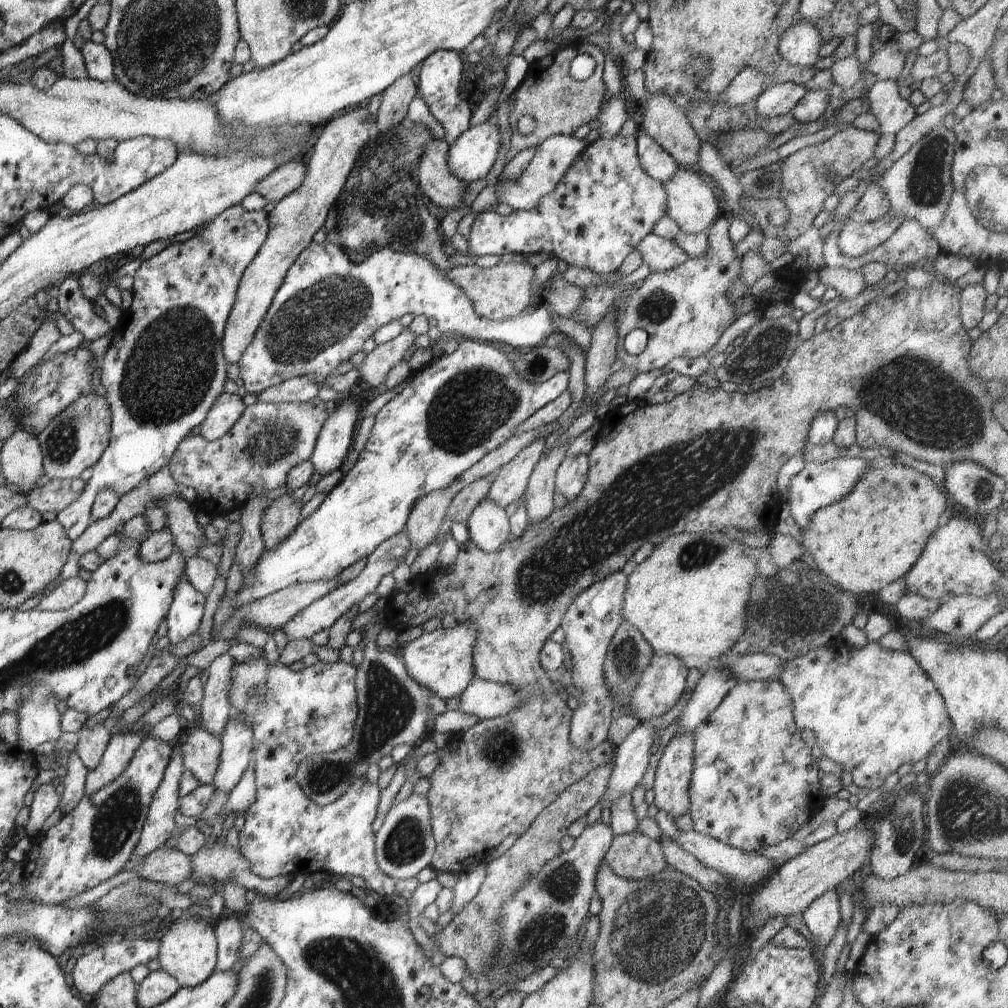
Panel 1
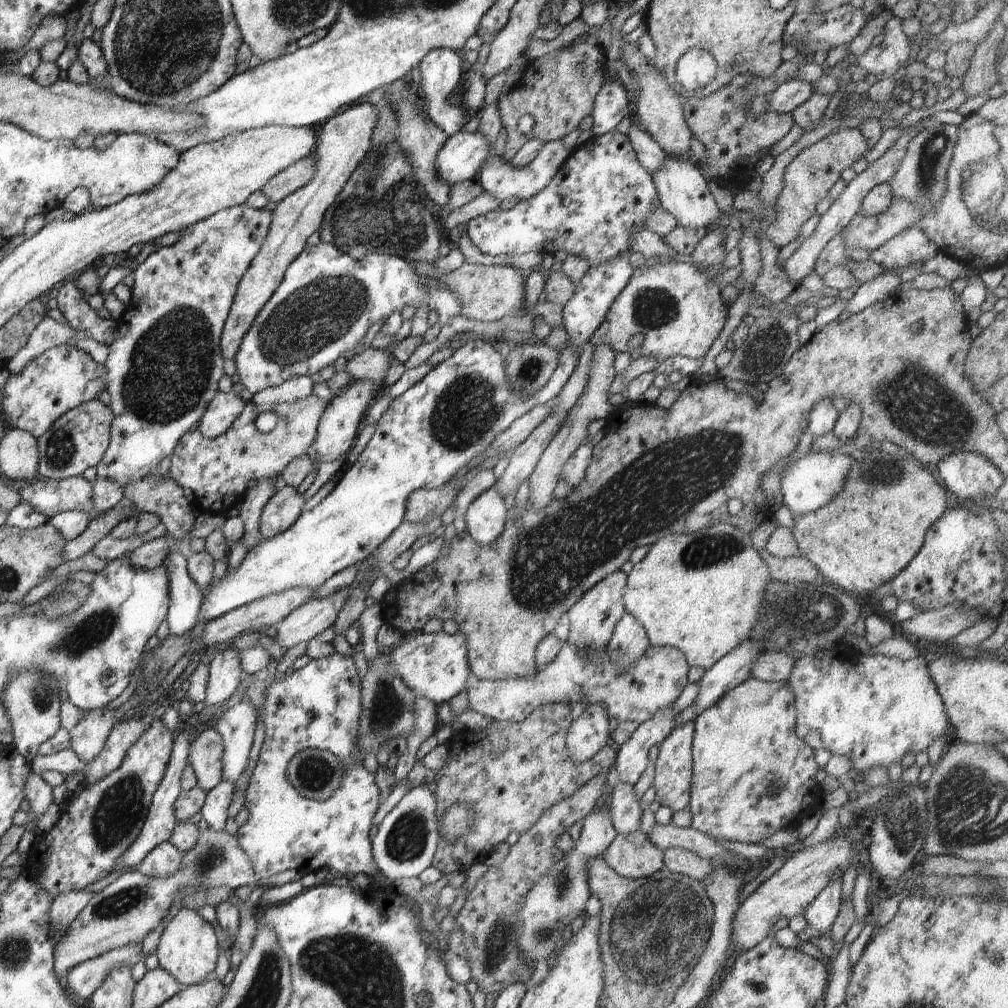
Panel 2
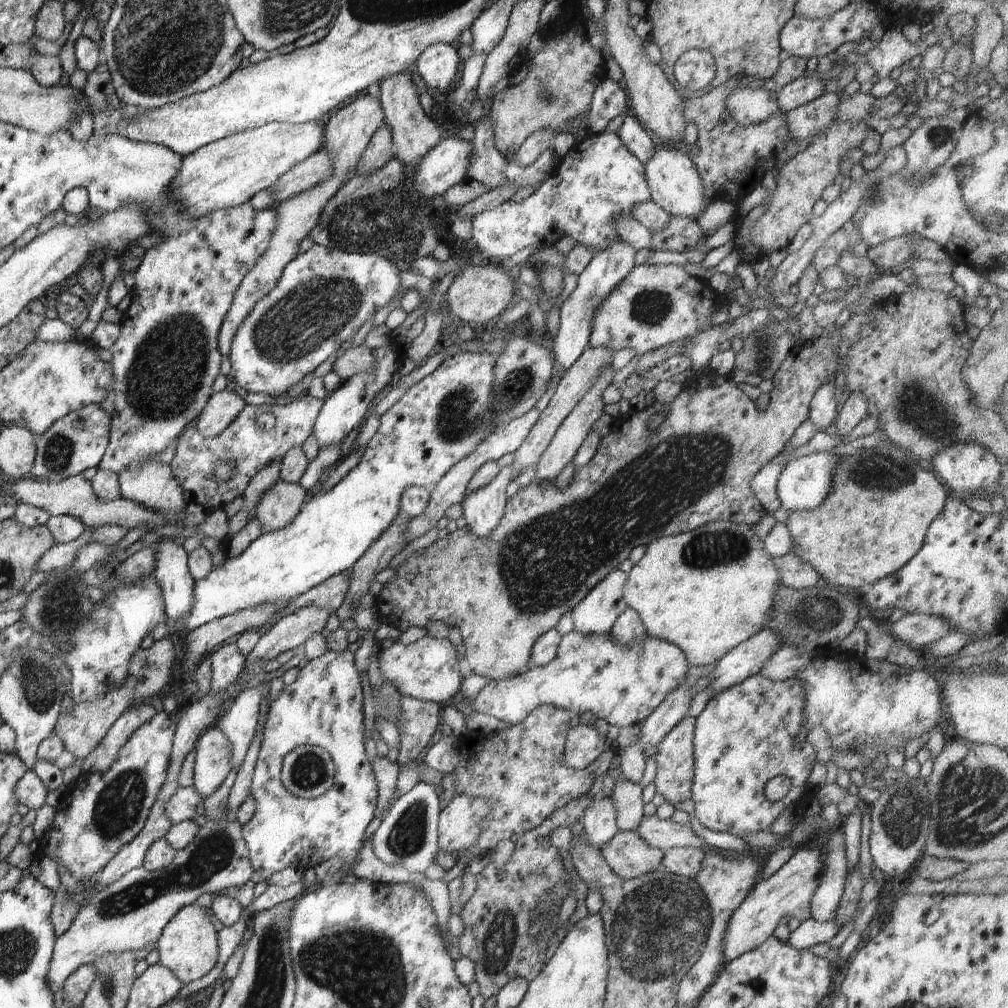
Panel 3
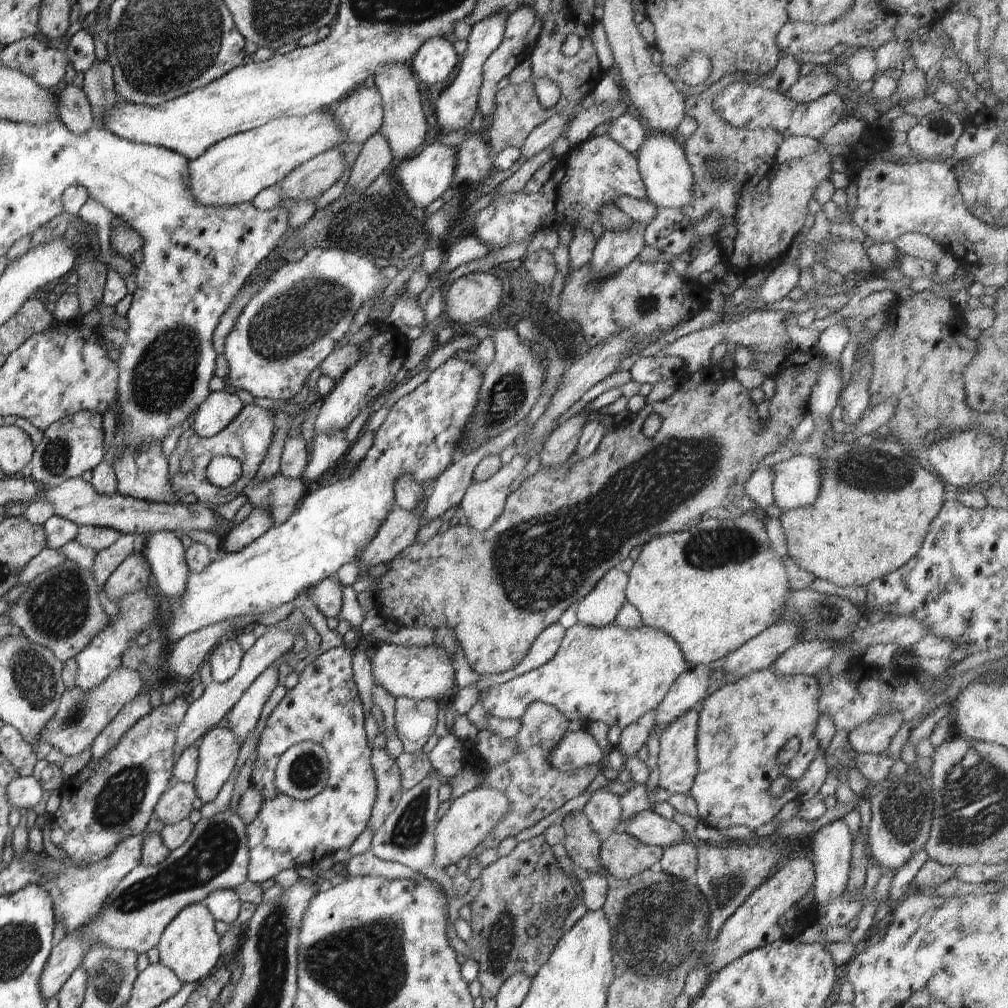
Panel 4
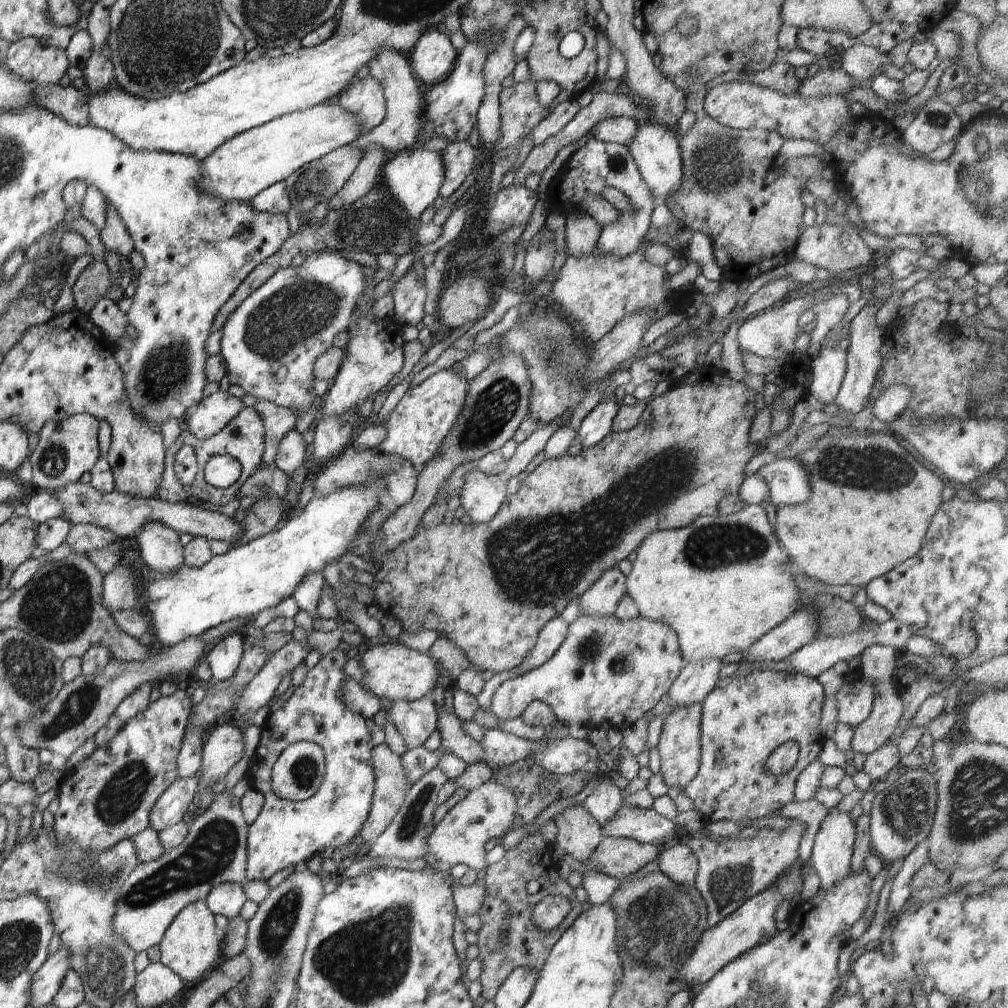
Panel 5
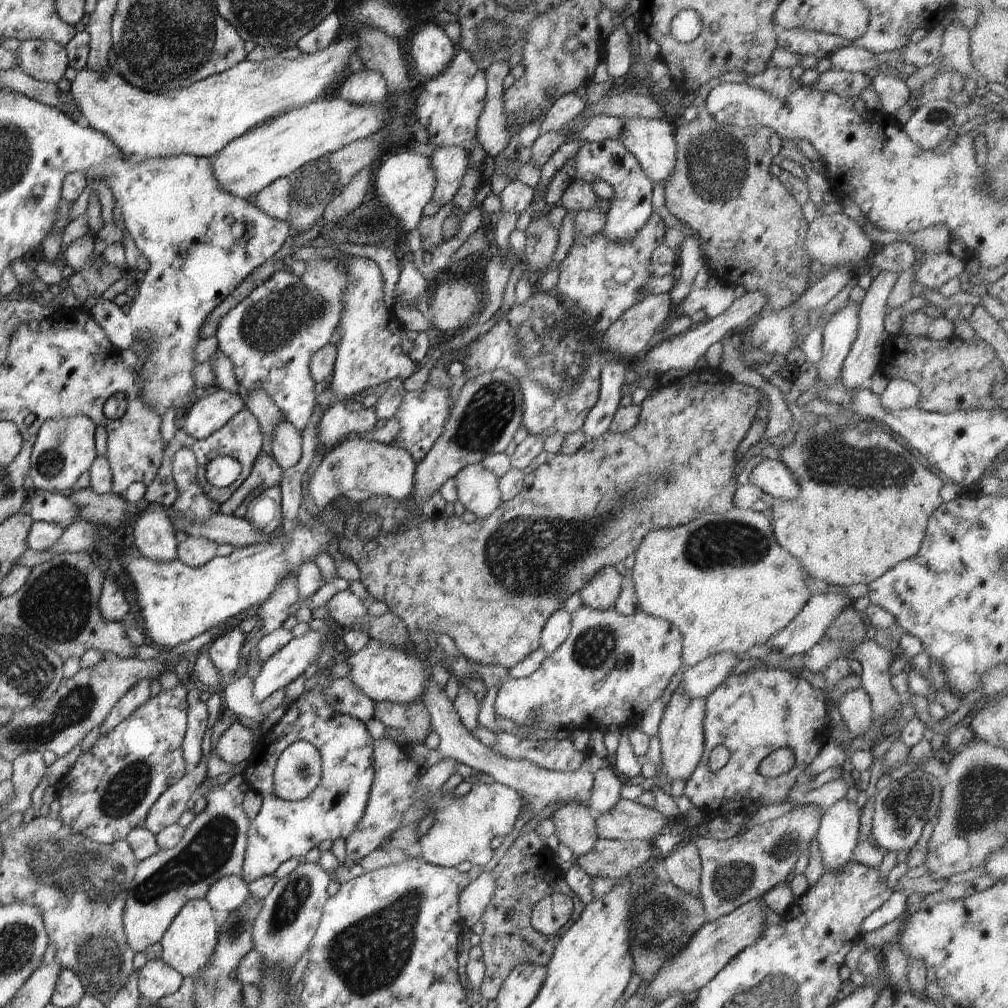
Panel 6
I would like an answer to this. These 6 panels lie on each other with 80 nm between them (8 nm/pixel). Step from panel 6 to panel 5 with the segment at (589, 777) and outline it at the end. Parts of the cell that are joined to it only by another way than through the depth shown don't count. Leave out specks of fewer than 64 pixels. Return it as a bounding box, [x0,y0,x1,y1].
[437,707,485,765]

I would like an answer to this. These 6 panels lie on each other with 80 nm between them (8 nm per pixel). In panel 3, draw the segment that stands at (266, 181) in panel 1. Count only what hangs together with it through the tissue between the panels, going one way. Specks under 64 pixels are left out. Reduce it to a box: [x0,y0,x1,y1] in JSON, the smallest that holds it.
[268,149,333,201]

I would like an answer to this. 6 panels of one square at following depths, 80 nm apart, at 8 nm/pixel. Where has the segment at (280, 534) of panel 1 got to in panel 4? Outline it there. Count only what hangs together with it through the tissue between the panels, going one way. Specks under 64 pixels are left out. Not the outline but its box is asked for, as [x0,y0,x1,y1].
[244,474,308,526]

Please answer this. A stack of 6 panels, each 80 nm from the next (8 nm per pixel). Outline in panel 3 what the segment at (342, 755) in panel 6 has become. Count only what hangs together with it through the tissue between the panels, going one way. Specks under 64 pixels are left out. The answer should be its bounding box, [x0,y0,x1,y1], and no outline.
[242,649,377,885]

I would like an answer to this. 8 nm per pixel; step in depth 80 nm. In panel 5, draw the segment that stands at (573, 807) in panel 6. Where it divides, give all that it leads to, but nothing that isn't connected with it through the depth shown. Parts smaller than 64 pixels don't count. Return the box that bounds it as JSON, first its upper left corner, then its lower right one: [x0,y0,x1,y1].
[553,806,603,864]

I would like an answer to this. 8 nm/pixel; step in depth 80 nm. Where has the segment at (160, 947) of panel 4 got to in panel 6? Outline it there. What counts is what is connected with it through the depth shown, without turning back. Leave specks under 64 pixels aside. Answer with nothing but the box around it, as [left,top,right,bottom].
[160,900,218,979]

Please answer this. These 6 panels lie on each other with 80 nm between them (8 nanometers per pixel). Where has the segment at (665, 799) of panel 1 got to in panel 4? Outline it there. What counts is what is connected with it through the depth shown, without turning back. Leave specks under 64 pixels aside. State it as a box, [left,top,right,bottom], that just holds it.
[657,709,698,796]

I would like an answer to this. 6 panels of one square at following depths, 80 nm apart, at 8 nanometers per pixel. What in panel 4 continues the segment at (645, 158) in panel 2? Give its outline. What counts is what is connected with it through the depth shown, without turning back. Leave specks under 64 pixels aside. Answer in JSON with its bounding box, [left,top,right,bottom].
[606,111,648,156]

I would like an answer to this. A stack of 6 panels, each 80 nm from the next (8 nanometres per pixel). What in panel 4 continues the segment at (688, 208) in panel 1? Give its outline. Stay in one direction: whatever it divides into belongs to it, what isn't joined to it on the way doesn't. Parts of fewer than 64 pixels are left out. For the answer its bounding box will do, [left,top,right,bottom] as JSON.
[635,131,694,211]

